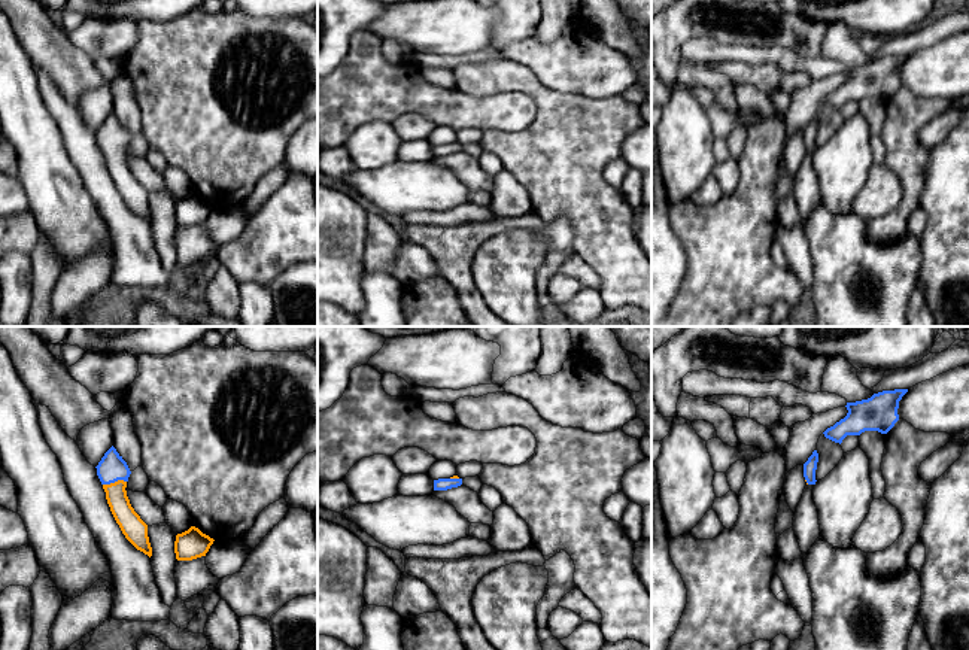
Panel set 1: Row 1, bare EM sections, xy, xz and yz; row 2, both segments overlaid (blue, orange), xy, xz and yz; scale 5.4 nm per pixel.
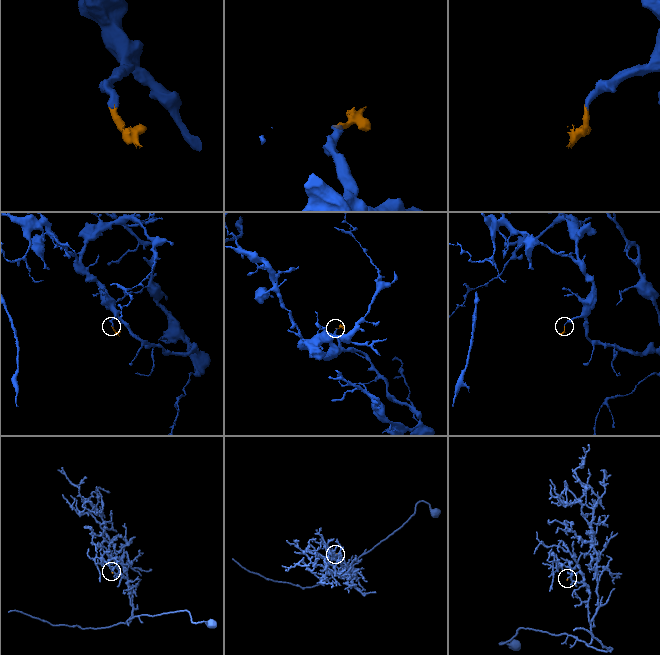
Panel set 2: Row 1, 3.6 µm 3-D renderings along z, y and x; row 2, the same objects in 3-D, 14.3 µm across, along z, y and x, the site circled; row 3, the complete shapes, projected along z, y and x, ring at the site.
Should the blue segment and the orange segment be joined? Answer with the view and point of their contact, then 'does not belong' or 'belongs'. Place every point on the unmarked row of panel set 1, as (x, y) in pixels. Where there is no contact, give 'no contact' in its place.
meets blue in xy at (114, 148); belongs

